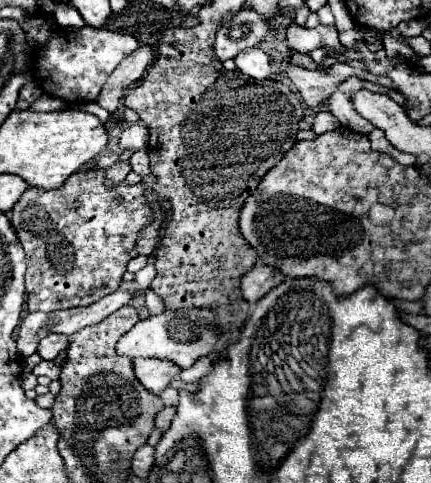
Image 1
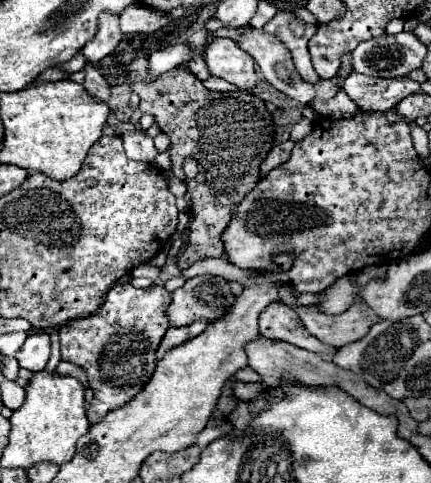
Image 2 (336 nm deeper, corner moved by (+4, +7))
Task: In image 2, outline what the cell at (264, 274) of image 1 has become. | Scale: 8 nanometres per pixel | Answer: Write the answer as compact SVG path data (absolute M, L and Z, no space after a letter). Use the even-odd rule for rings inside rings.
M271 303L259 317L259 331L267 339L275 341L287 341L291 345L297 345L301 349L319 353L323 357L333 357L335 349L317 341L303 325L297 313L285 305L285 303Z

